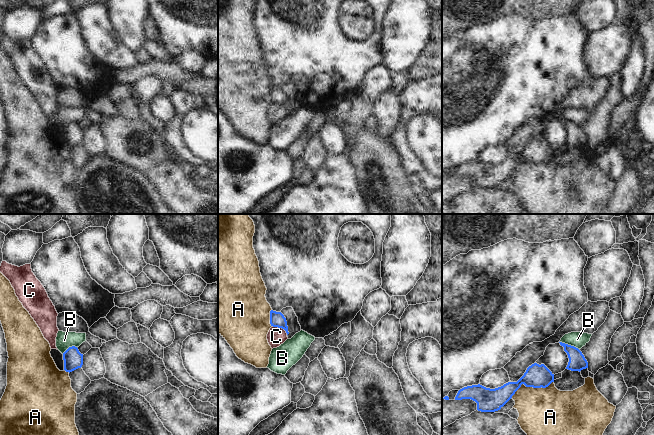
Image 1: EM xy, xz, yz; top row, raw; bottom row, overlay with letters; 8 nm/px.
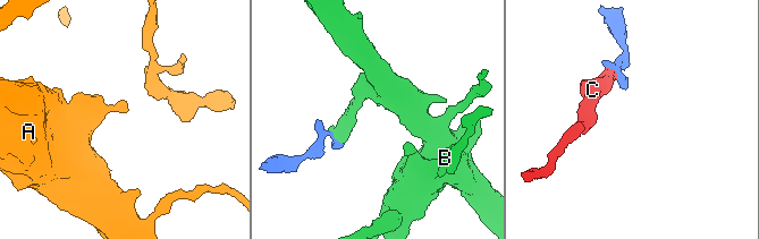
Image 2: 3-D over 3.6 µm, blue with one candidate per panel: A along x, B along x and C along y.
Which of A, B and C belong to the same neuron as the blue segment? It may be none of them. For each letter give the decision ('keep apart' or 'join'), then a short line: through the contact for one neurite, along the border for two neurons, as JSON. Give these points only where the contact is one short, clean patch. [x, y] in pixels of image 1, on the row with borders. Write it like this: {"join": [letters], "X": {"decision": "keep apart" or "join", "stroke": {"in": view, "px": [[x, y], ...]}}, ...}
{"join": [], "A": {"decision": "keep apart"}, "B": {"decision": "keep apart", "stroke": {"in": "yz", "px": [[560, 341], [573, 345], [578, 349]]}}, "C": {"decision": "keep apart", "stroke": {"in": "xz", "px": [[272, 325], [282, 328], [287, 334]]}}}

